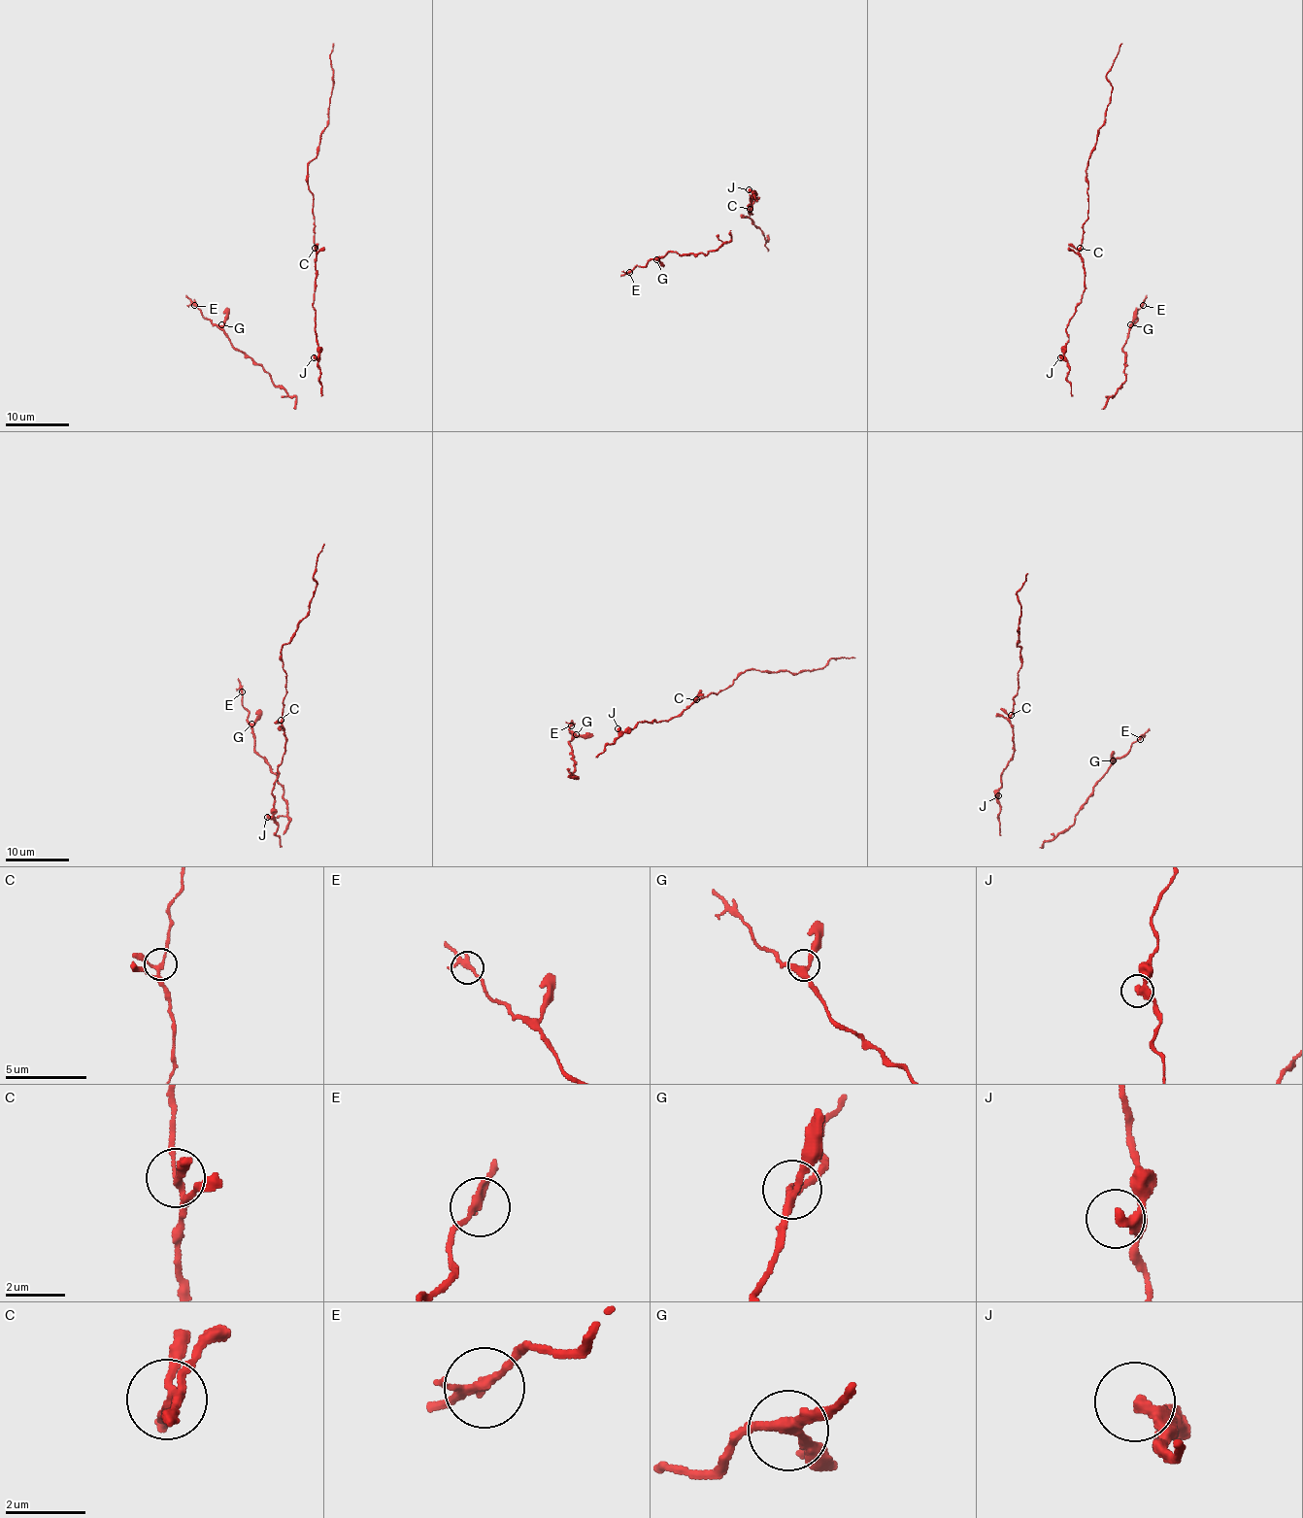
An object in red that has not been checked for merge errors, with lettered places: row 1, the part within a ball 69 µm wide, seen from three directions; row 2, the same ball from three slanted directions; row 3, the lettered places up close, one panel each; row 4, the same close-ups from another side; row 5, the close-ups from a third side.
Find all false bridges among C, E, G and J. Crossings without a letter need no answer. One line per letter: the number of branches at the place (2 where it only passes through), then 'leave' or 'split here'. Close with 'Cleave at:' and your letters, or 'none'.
C: 4 branches meet; leave
E: 3 branches meet; leave
G: 3 branches meet; leave
J: 2 branches meet; leave
Cleave at: none

